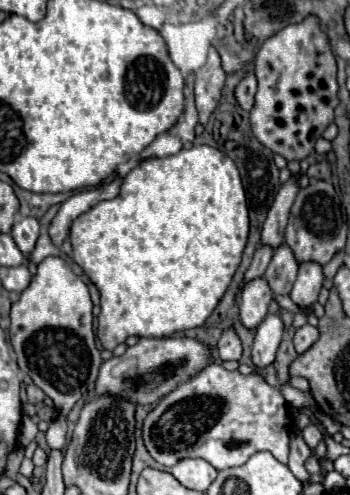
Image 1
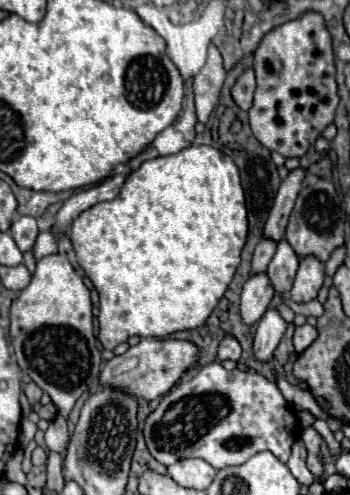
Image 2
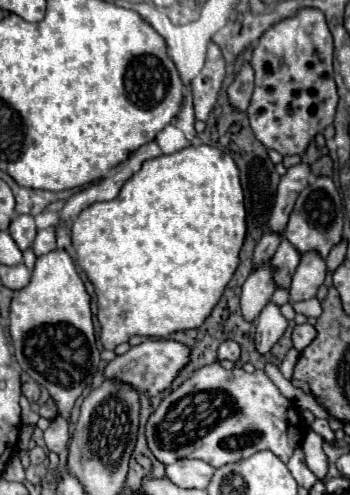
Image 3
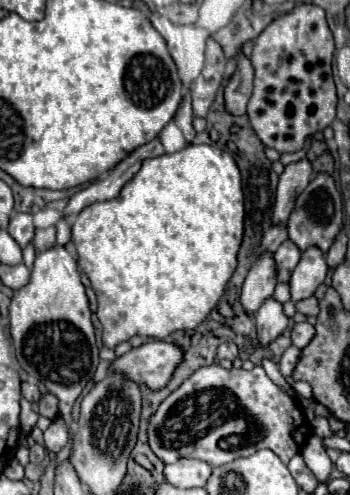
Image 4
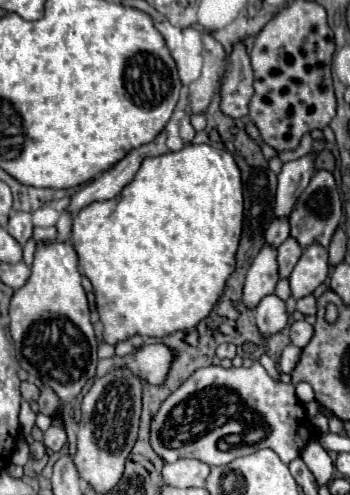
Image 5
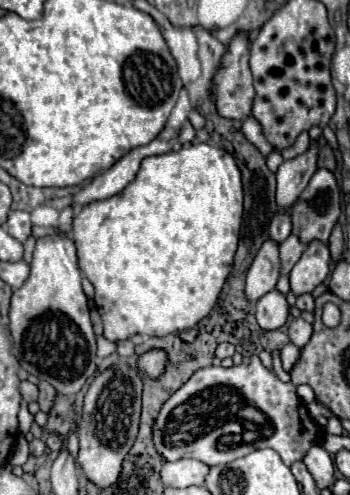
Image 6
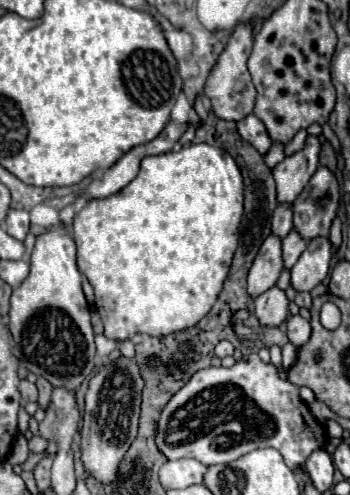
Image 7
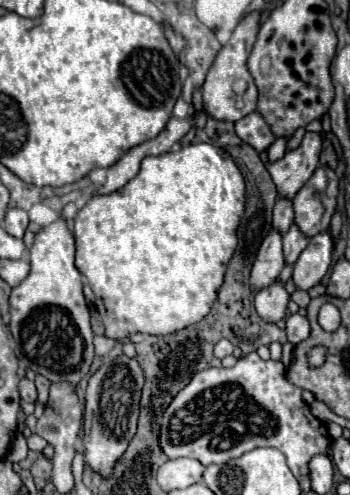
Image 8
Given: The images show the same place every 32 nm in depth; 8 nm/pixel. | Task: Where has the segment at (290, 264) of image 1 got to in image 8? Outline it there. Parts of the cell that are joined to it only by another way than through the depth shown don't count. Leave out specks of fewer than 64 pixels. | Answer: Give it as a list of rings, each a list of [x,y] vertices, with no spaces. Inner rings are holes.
[[[292,224],[288,228],[288,232],[284,234],[284,256],[286,256],[286,262],[294,264],[300,256],[300,252],[308,246],[308,238],[300,232],[300,228],[296,224]]]

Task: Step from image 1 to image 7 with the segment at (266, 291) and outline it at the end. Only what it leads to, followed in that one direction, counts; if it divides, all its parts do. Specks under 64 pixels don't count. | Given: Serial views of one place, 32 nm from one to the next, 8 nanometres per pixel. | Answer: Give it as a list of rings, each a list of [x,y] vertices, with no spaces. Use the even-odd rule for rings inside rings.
[[[268,236],[262,246],[260,252],[250,268],[248,274],[248,292],[250,296],[258,296],[260,292],[266,292],[268,288],[272,288],[282,272],[284,264],[282,264],[282,242],[278,236]]]

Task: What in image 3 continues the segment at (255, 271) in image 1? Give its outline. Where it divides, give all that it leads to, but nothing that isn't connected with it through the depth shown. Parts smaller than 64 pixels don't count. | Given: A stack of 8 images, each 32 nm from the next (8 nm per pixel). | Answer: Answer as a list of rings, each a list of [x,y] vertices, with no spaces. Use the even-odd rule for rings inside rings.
[[[266,232],[266,234],[260,238],[260,242],[258,242],[256,250],[254,250],[254,266],[260,266],[262,262],[270,260],[282,240],[284,240],[284,234]]]

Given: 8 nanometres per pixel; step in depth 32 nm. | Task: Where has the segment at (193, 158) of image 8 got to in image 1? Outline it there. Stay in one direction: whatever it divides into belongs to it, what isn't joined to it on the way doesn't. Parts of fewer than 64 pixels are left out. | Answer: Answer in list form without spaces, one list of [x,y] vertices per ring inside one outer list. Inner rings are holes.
[[[192,146],[184,148],[174,156],[166,158],[148,158],[142,160],[134,170],[130,170],[124,176],[120,194],[114,200],[98,202],[94,208],[90,208],[86,214],[78,216],[72,222],[70,228],[70,242],[74,248],[74,262],[82,266],[84,274],[92,280],[92,284],[100,292],[100,316],[98,316],[98,340],[106,350],[114,350],[118,344],[122,344],[128,336],[154,336],[154,338],[166,338],[180,330],[190,330],[202,326],[212,310],[218,306],[220,298],[224,296],[228,284],[232,282],[232,276],[240,264],[242,250],[246,246],[248,238],[248,206],[246,206],[246,194],[240,182],[240,174],[236,164],[220,150],[210,146]]]

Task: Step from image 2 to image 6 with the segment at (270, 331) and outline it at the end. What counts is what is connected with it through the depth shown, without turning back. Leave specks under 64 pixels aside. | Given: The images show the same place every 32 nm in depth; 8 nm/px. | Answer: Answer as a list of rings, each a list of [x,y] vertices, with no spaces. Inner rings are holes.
[[[276,288],[266,292],[256,300],[256,320],[262,330],[276,330],[288,320],[288,302],[286,296]]]

